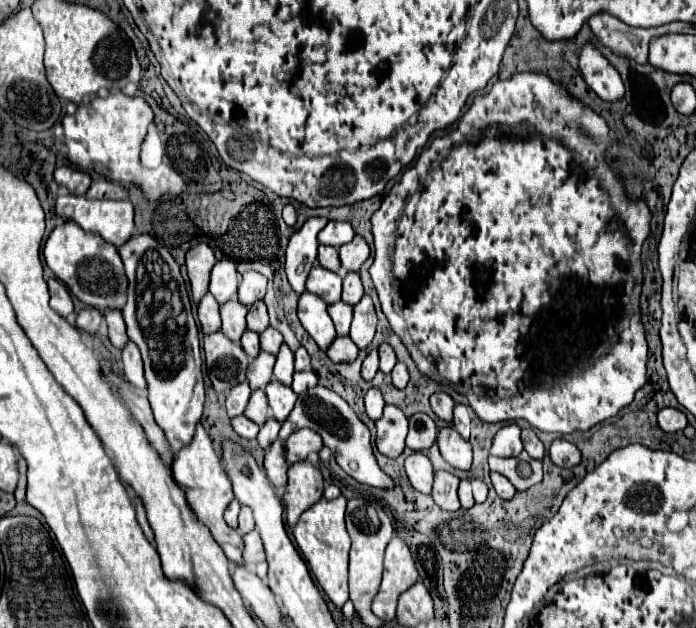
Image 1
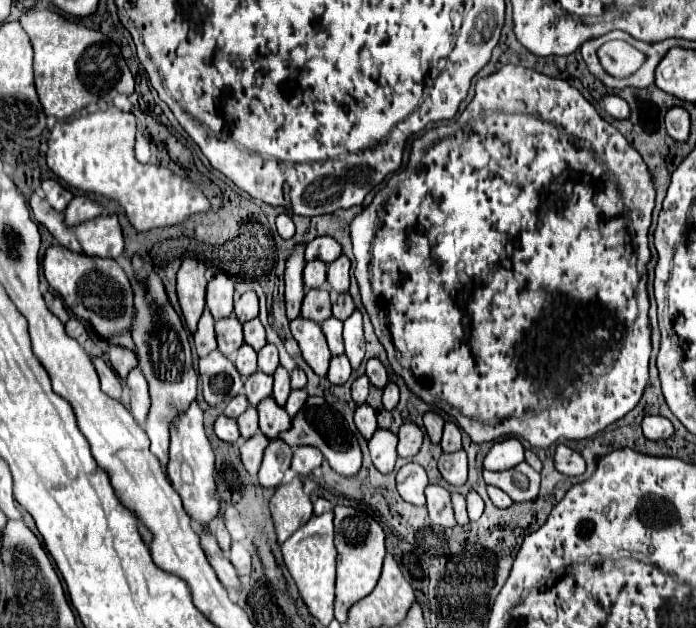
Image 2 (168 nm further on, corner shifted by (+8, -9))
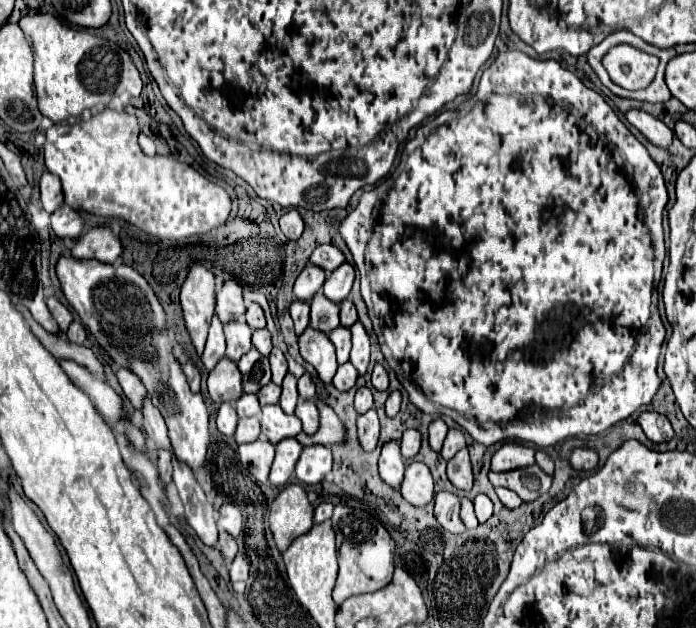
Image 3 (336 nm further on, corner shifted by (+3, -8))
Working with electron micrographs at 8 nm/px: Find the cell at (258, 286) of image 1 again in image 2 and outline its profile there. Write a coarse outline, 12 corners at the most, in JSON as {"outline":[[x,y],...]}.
{"outline":[[254,291],[234,301],[234,313],[242,323],[258,315]]}

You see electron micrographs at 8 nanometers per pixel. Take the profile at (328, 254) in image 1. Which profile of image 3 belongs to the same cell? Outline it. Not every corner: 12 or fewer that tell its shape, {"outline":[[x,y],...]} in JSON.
{"outline":[[307,264],[293,294],[309,302],[323,286],[325,272]]}

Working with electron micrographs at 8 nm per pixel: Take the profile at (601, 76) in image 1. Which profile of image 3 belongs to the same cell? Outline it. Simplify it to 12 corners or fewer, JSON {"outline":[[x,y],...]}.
{"outline":[[629,110],[625,118],[653,144],[669,148],[675,134],[659,118]]}

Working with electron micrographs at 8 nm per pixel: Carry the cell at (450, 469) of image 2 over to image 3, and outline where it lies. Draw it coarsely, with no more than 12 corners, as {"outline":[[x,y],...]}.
{"outline":[[467,448],[447,462],[447,476],[459,490],[471,490],[473,472]]}

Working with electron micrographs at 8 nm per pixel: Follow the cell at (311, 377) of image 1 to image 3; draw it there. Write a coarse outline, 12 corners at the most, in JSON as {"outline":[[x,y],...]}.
{"outline":[[301,400],[295,416],[303,422],[305,434],[319,428],[315,402]]}

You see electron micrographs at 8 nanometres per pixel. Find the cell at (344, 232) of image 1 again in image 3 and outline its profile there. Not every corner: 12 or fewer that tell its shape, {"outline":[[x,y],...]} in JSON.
{"outline":[[321,244],[311,254],[311,264],[331,274],[345,262],[339,248]]}

